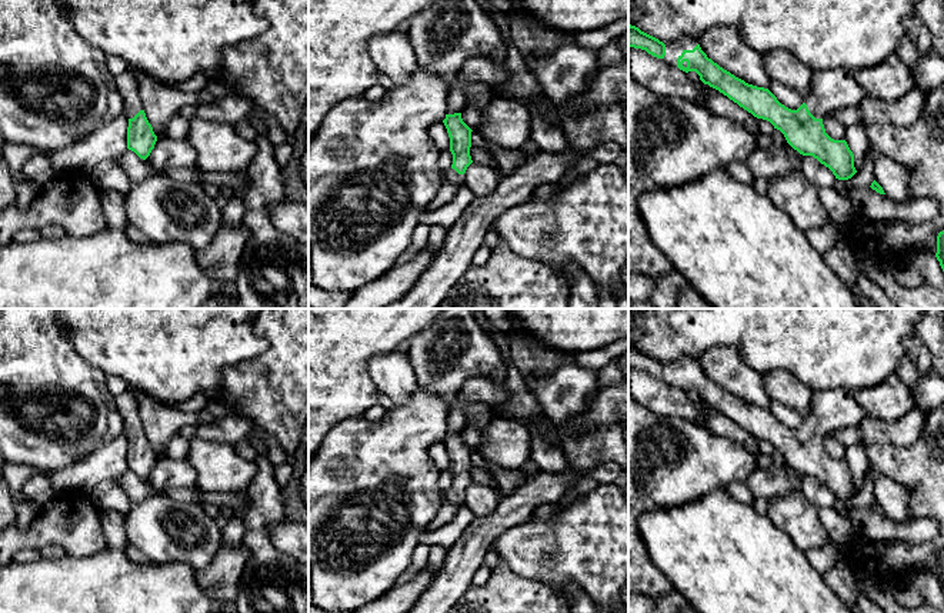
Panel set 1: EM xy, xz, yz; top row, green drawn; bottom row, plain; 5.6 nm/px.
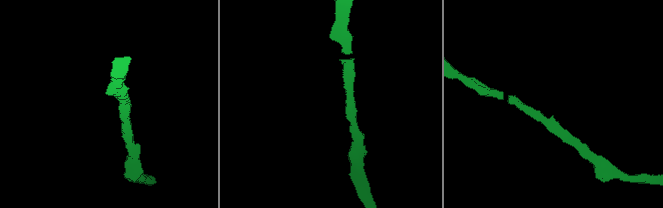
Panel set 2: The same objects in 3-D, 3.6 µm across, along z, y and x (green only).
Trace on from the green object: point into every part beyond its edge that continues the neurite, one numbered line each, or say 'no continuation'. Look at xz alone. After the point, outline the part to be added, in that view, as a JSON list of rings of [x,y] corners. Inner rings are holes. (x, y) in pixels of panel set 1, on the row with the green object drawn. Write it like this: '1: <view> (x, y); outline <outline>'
1: xz (450, 175); outline [[[447,169],[443,173],[444,180],[450,181],[451,184],[454,184],[456,187],[460,187],[464,184],[464,174],[458,174],[454,169]]]

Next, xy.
1: xy (126, 83); outline [[[131,69],[114,76],[114,84],[124,100],[124,113],[127,119],[133,119],[140,110],[143,110],[139,96],[137,79]]]

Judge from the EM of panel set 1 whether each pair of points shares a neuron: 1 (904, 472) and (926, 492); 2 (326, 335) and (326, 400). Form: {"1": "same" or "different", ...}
{"1": "same", "2": "same"}

